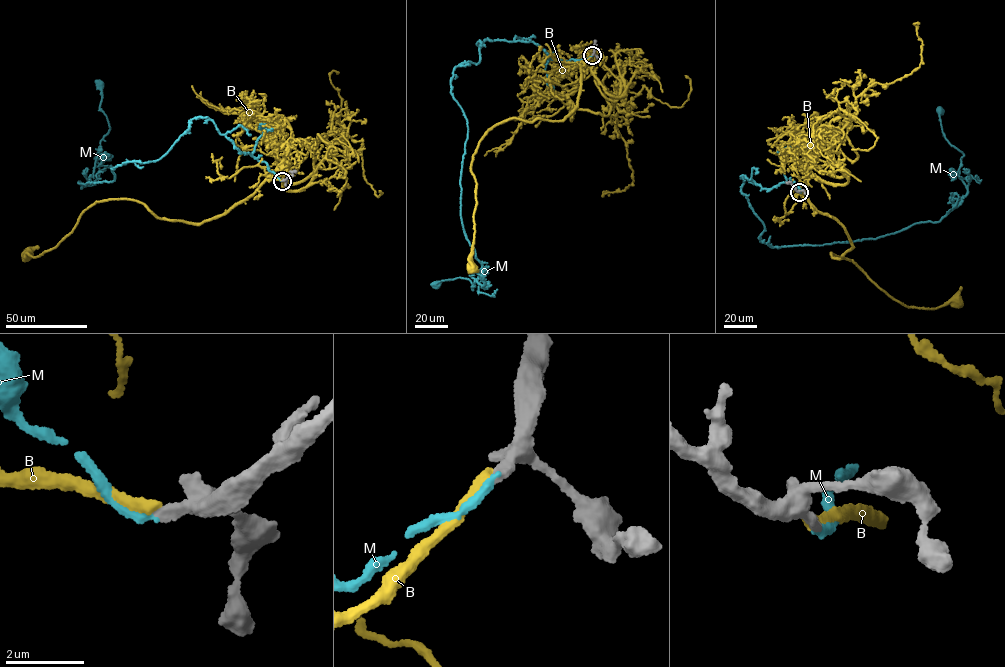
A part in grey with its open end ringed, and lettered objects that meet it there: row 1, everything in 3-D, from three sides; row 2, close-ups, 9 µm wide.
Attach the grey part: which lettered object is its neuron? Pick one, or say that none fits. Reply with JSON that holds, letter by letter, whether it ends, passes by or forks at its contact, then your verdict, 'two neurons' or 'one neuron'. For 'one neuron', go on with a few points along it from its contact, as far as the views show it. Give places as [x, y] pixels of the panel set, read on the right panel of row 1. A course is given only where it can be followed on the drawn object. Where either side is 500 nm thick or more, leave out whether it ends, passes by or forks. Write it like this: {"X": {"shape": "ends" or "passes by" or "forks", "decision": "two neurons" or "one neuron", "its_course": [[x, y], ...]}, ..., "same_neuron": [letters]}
{"B": {"shape": "ends", "decision": "two neurons"}, "M": {"shape": "ends", "decision": "one neuron", "its_course": [[799, 192], [794, 181], [767, 189], [741, 177], [760, 241], [850, 242], [938, 222], [967, 191], [940, 110]]}, "same_neuron": ["M"]}

